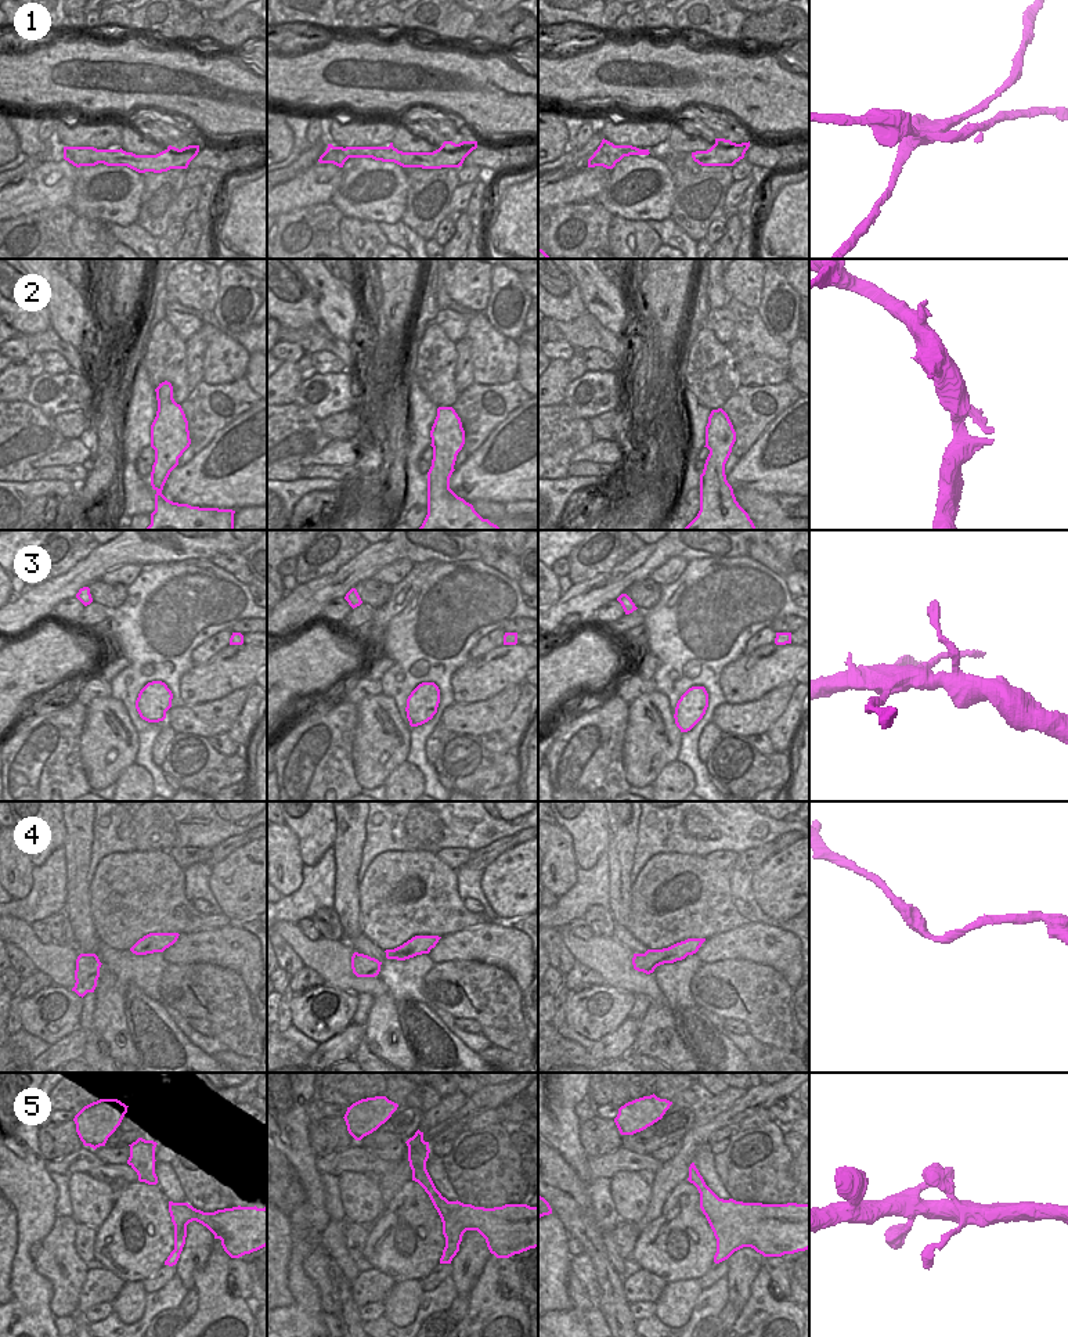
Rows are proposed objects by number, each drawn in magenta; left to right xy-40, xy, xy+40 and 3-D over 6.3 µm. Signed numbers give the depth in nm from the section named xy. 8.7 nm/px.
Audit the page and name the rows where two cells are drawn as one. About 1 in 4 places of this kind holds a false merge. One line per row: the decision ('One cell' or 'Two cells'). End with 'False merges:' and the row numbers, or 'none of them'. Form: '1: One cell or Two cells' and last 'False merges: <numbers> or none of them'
1: Two cells
2: One cell
3: One cell
4: One cell
5: One cell
False merges: 1.

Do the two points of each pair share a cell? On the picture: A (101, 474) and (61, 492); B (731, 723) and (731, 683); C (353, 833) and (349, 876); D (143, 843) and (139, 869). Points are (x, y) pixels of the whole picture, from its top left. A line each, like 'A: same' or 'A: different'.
A: different
B: different
C: same
D: different

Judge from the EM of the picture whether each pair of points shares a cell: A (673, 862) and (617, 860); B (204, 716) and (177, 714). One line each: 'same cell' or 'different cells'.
A: different cells
B: same cell

